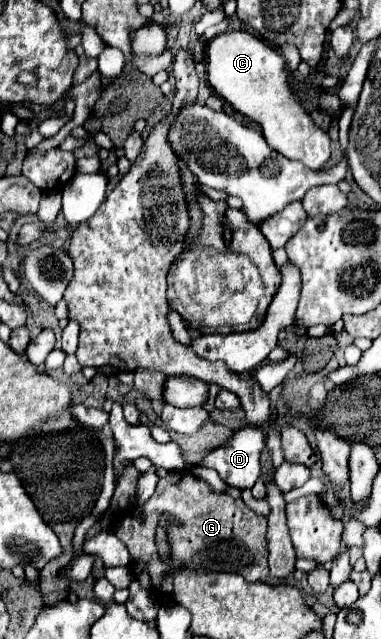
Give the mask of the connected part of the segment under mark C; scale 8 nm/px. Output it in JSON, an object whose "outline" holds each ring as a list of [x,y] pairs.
{"outline":[[[226,31],[206,47],[208,83],[236,111],[258,121],[264,139],[288,159],[298,159],[306,167],[318,171],[330,159],[330,137],[300,107],[288,87],[288,71],[284,57],[246,31]]]}

